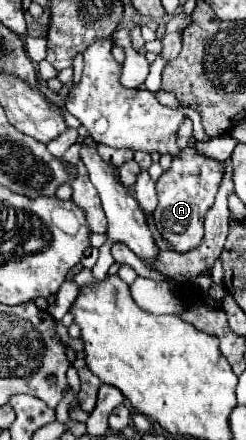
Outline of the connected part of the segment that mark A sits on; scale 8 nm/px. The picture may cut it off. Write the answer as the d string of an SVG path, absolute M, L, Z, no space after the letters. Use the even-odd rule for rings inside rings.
M185 148L183 154L179 158L175 158L171 170L163 172L163 176L157 180L159 206L153 212L153 220L155 220L159 234L177 252L189 252L201 242L203 218L205 218L207 210L213 206L223 172L225 172L223 162L209 158L209 156L205 156L193 148Z

